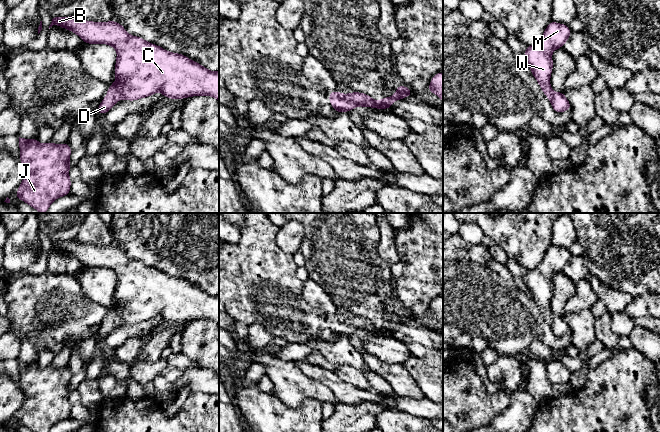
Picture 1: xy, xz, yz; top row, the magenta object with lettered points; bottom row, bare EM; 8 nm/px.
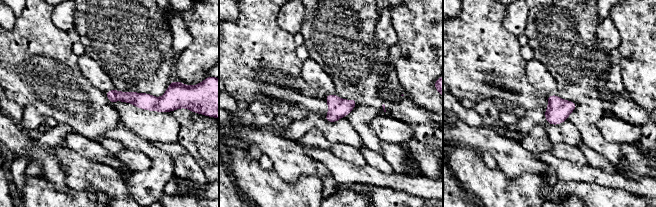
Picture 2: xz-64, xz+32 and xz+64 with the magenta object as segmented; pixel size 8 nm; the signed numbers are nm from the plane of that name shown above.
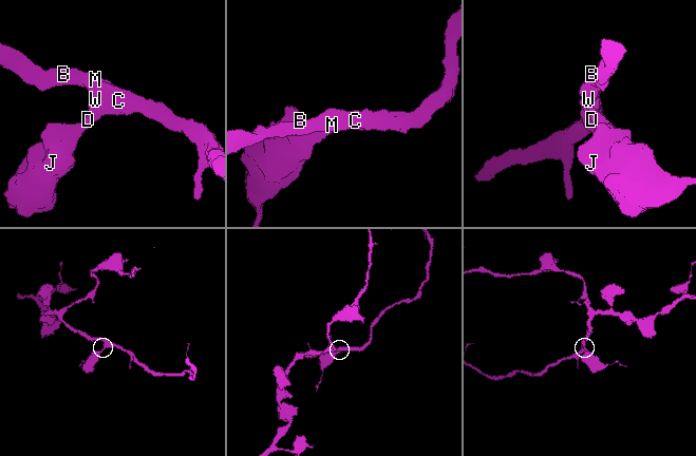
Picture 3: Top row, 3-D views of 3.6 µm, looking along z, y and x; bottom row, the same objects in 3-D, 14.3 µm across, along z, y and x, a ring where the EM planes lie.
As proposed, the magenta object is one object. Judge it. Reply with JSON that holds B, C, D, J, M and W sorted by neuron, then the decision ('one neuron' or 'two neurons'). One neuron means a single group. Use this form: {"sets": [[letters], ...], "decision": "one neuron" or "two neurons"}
{"sets": [["B", "C", "D", "J", "M", "W"]], "decision": "one neuron"}

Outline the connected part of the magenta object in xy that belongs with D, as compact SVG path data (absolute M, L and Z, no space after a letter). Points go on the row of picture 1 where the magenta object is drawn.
M74 15L55 17L49 29L53 25L74 32L84 43L107 44L114 47L117 52L114 72L116 80L108 86L107 94L97 108L97 114L107 114L120 99L135 101L152 96L157 91L173 100L192 96L211 96L219 101L219 71L212 72L183 54L169 52L141 37L132 36L113 19L108 22L93 22Z

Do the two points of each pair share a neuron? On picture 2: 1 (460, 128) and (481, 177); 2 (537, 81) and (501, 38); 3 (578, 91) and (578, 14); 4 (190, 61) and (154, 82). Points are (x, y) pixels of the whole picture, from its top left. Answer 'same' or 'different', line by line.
1: different
2: different
3: same
4: different

